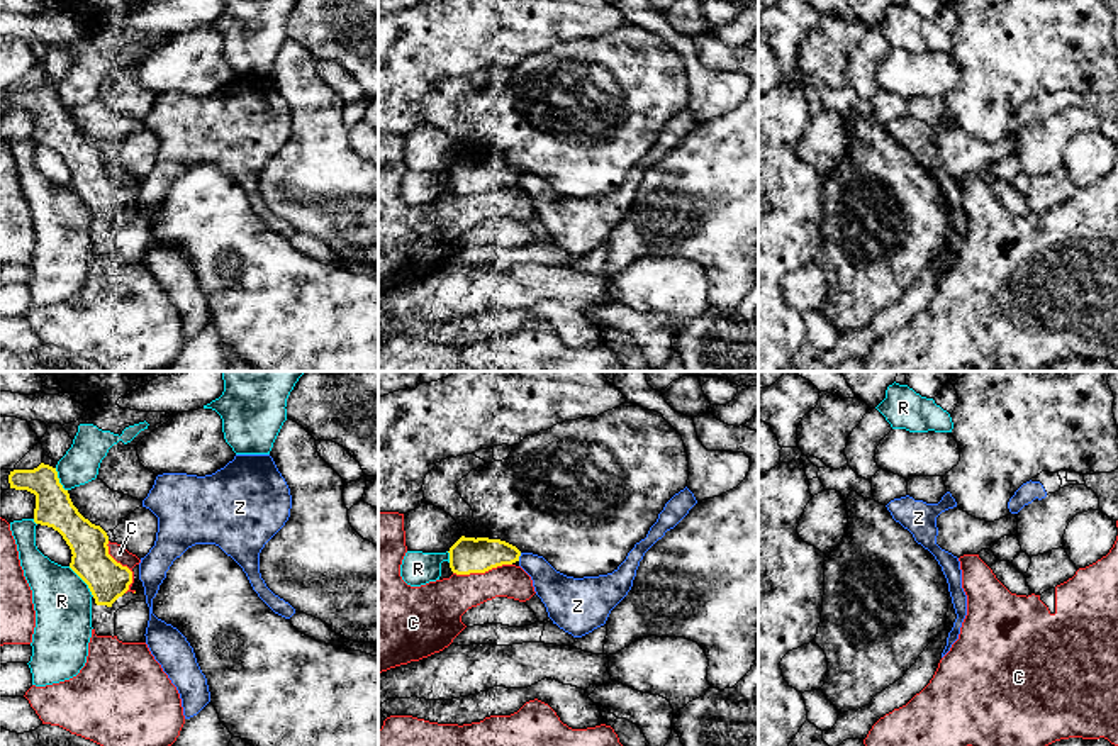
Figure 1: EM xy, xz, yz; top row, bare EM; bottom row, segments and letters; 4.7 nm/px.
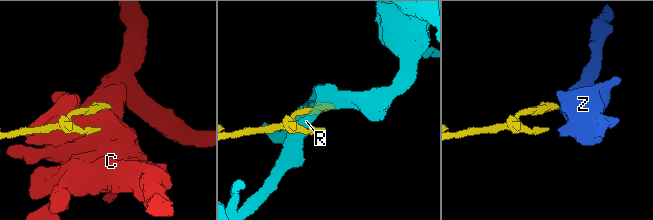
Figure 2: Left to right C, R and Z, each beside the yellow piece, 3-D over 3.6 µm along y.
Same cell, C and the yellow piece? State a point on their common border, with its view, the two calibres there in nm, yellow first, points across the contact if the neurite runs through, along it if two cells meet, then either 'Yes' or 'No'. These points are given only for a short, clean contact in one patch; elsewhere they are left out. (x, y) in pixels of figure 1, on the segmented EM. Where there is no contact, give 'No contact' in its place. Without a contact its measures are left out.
Touches yellow at xz (482, 572). Thickness 170 nm (yellow) against 220 nm. No

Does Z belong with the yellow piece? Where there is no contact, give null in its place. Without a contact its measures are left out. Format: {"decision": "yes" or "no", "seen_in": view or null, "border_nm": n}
{"decision": "no", "seen_in": "xz", "border_nm": 40}

